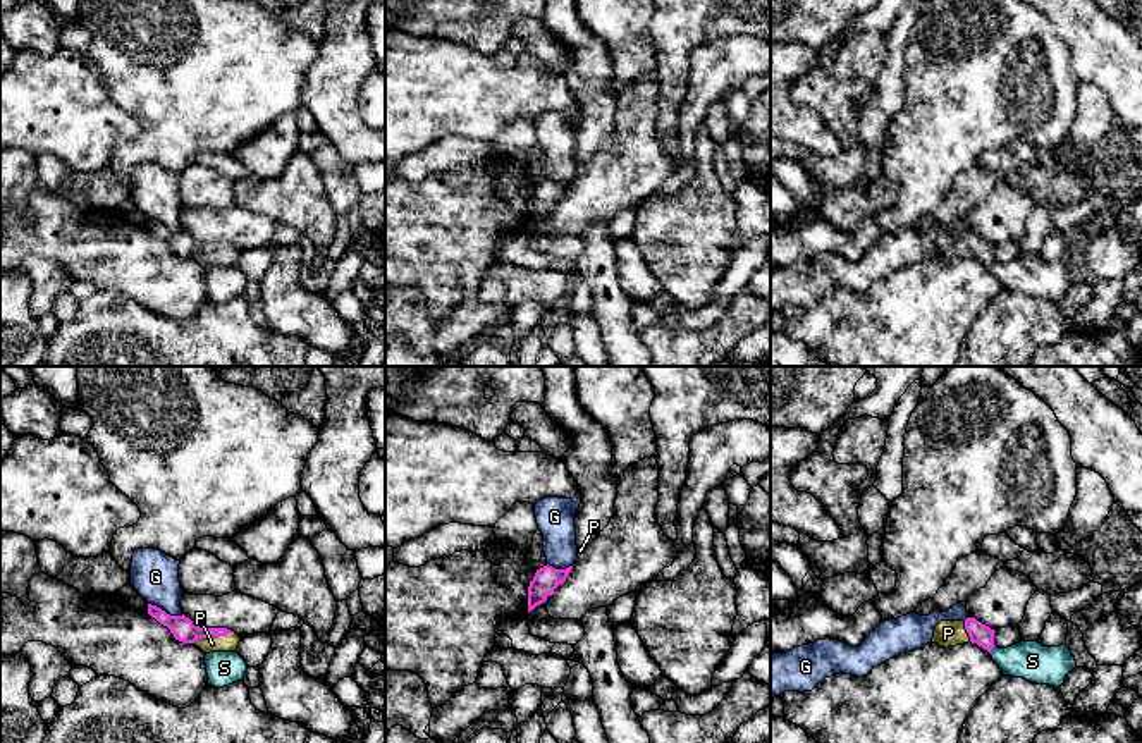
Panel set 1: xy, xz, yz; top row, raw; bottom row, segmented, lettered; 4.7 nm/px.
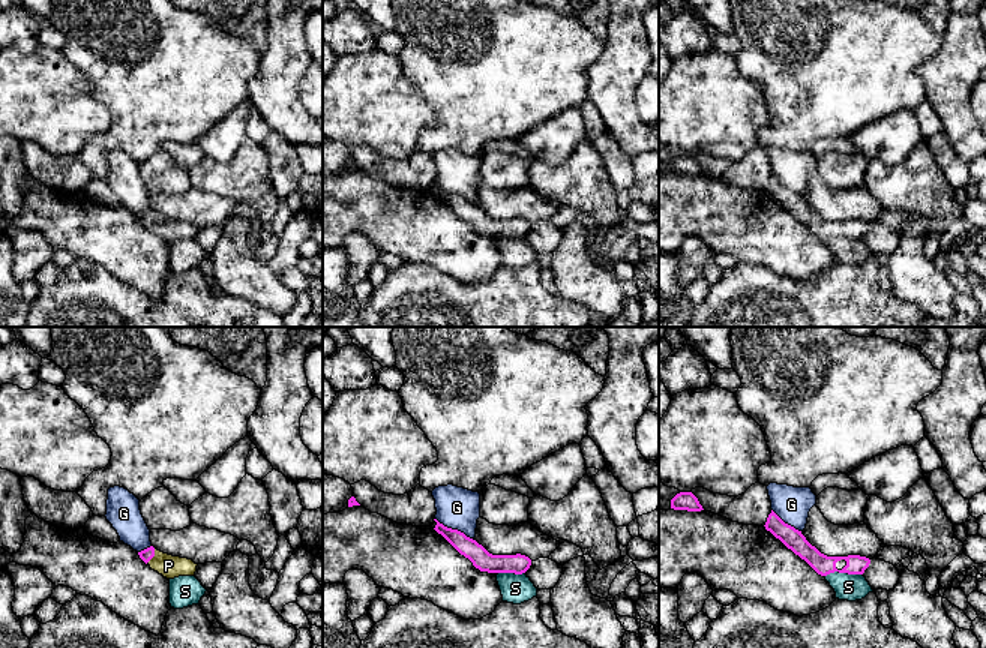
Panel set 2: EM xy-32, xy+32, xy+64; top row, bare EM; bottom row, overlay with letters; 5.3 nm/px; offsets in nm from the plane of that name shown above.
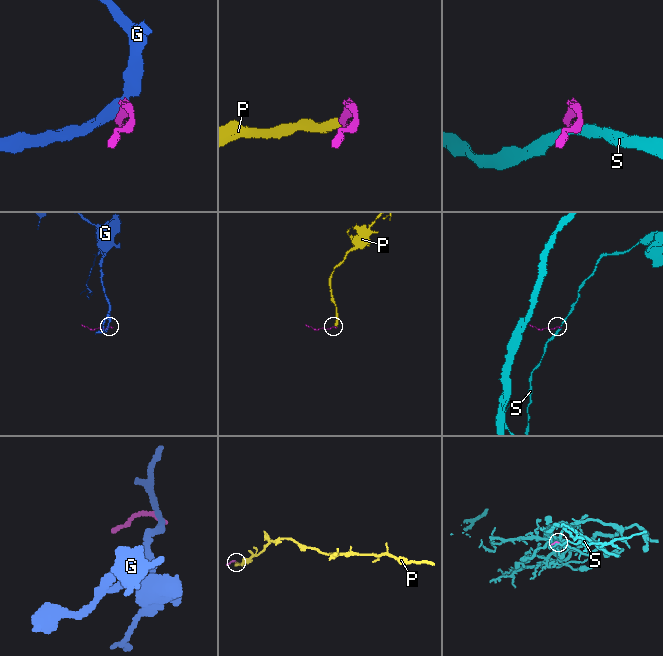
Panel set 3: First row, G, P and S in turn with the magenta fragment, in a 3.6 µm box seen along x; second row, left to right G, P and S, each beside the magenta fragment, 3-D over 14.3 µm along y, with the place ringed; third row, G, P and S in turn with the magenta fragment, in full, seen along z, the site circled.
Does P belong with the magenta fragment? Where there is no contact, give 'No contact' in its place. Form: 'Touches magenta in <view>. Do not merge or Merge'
Touches magenta in xy. Merge

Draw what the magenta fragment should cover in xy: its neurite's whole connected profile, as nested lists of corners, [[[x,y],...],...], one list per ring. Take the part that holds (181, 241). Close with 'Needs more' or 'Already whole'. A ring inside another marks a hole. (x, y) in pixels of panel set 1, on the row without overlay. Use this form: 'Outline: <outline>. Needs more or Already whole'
Outline: [[[148,218],[148,229],[167,241],[175,255],[194,258],[205,268],[236,267],[241,251],[227,243],[200,243],[189,232],[170,230],[157,220]]]. Needs more

